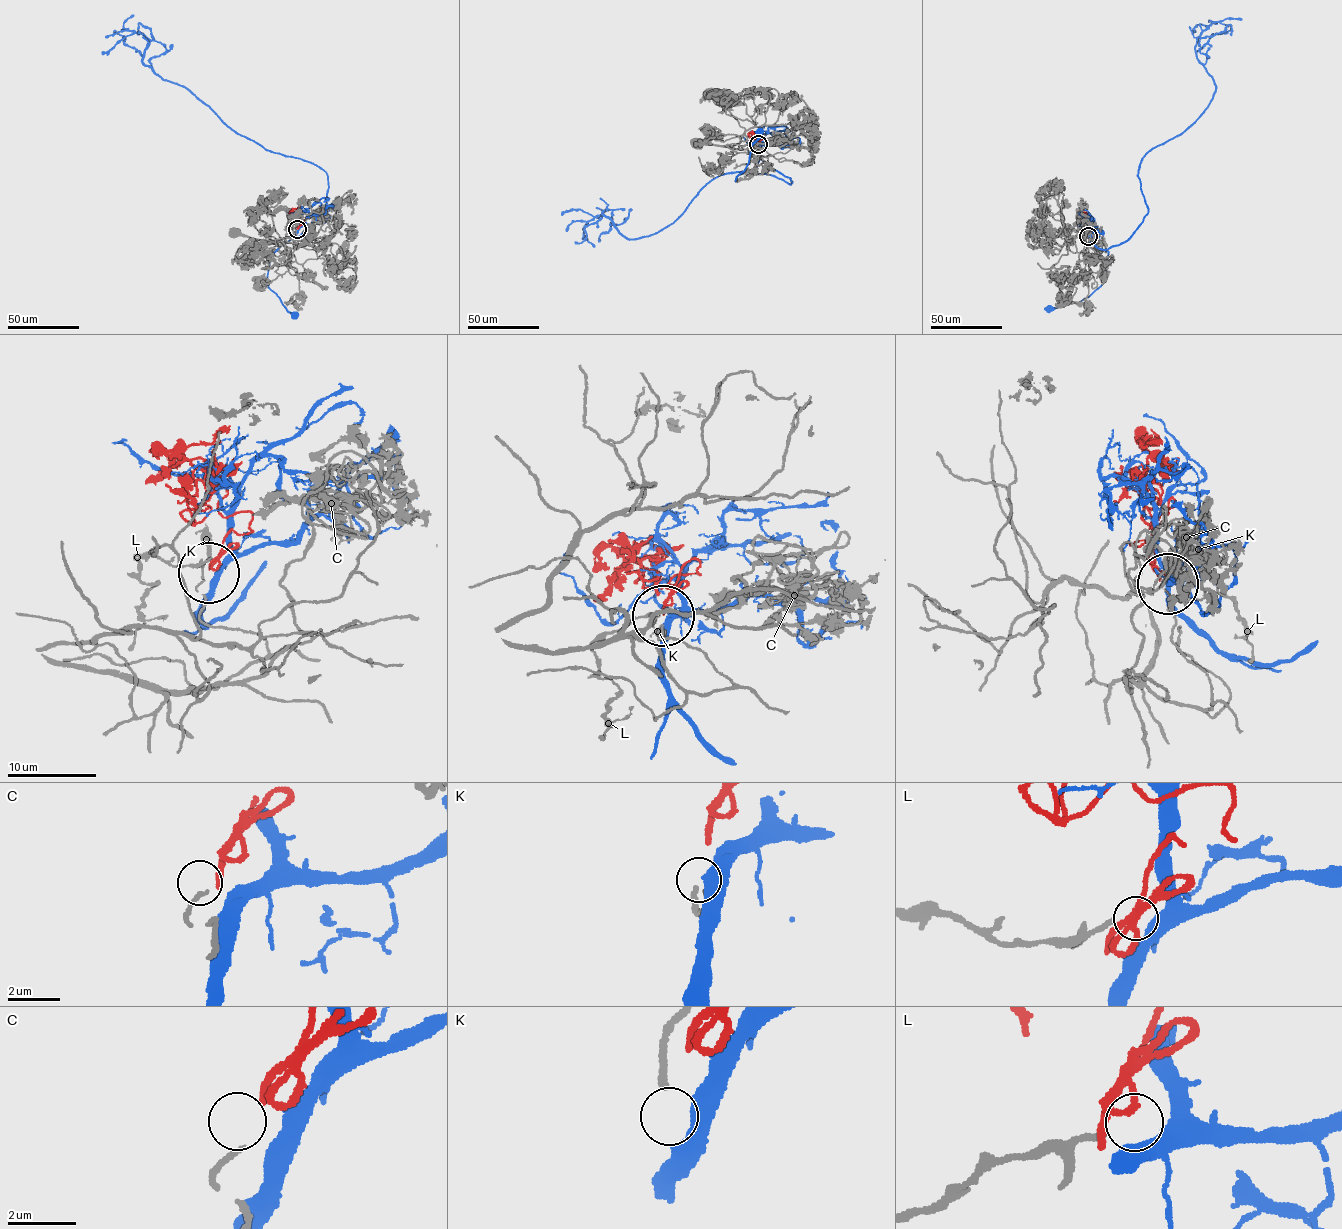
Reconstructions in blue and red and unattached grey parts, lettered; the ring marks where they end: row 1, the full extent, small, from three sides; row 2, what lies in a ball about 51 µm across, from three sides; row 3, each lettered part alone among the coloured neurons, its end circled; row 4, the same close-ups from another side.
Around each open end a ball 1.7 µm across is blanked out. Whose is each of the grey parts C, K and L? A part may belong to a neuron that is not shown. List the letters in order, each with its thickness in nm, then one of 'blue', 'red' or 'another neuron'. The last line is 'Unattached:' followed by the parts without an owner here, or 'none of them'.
C: calibre 150 nm; red
K: calibre 180 nm; another neuron
L: calibre 190 nm; another neuron
Unattached: K, L

